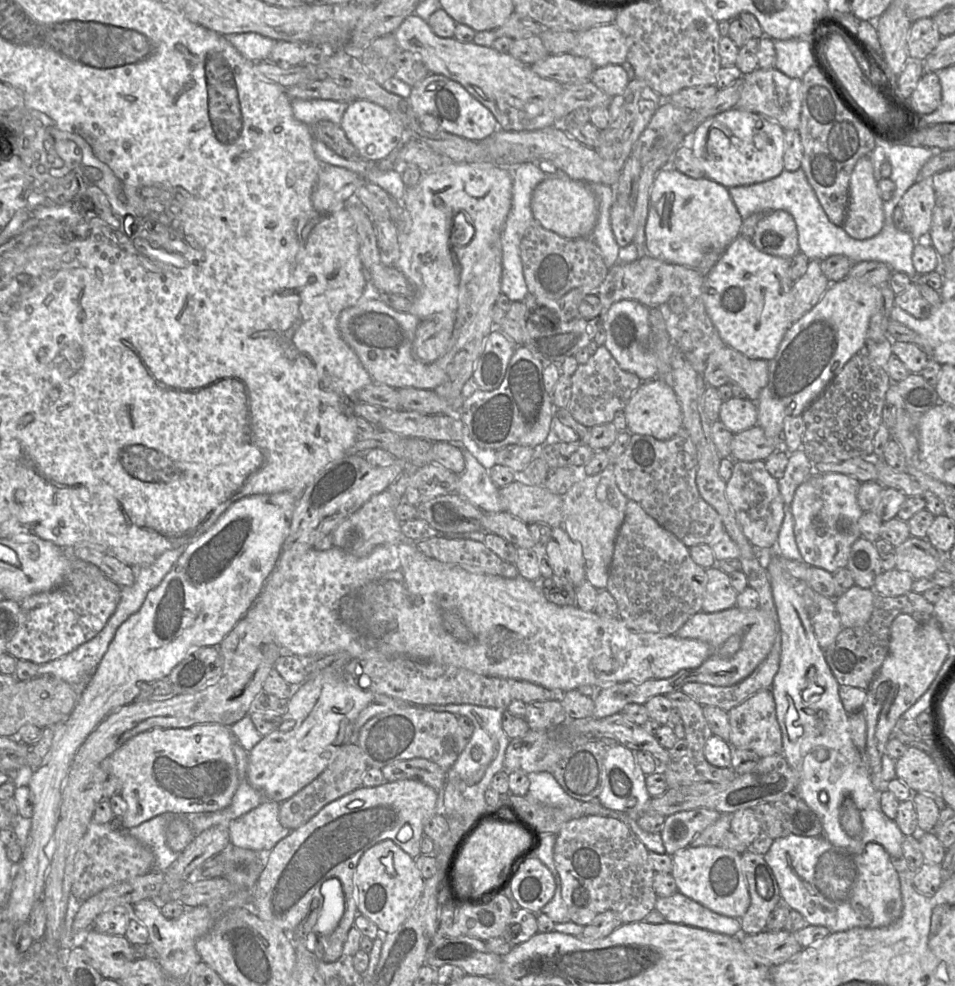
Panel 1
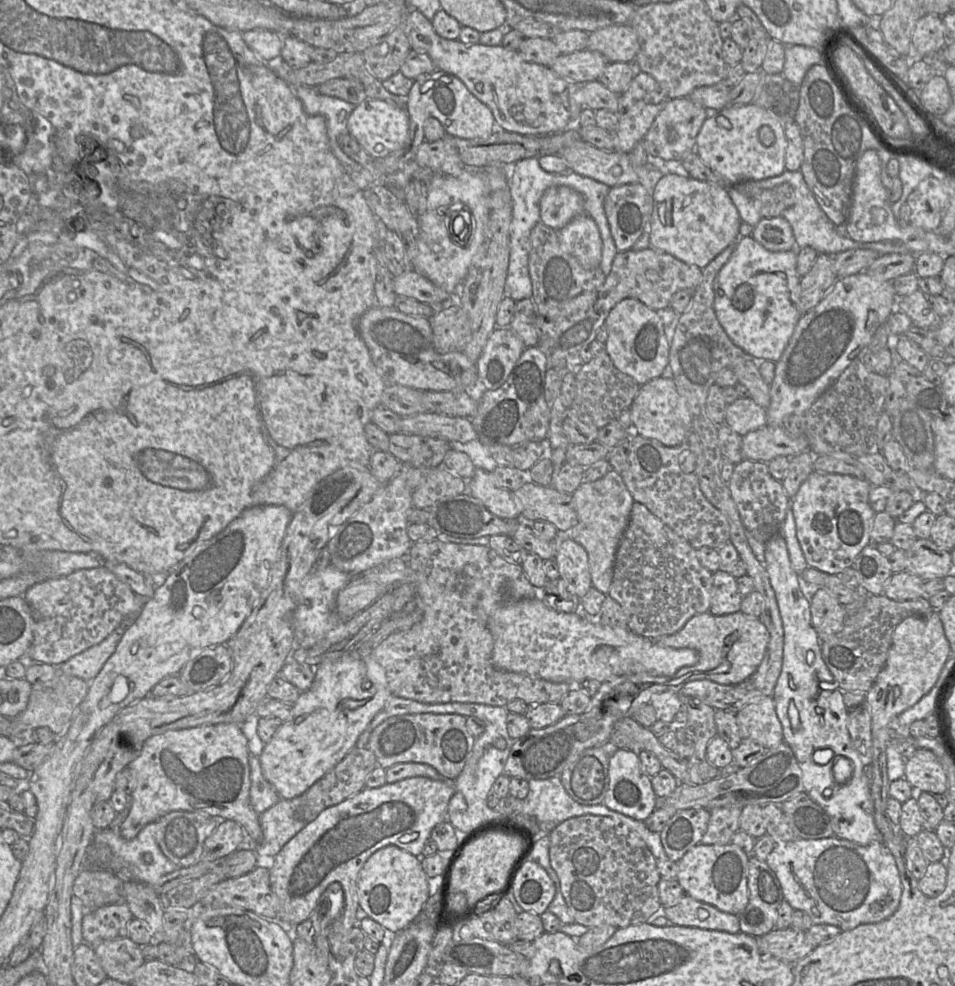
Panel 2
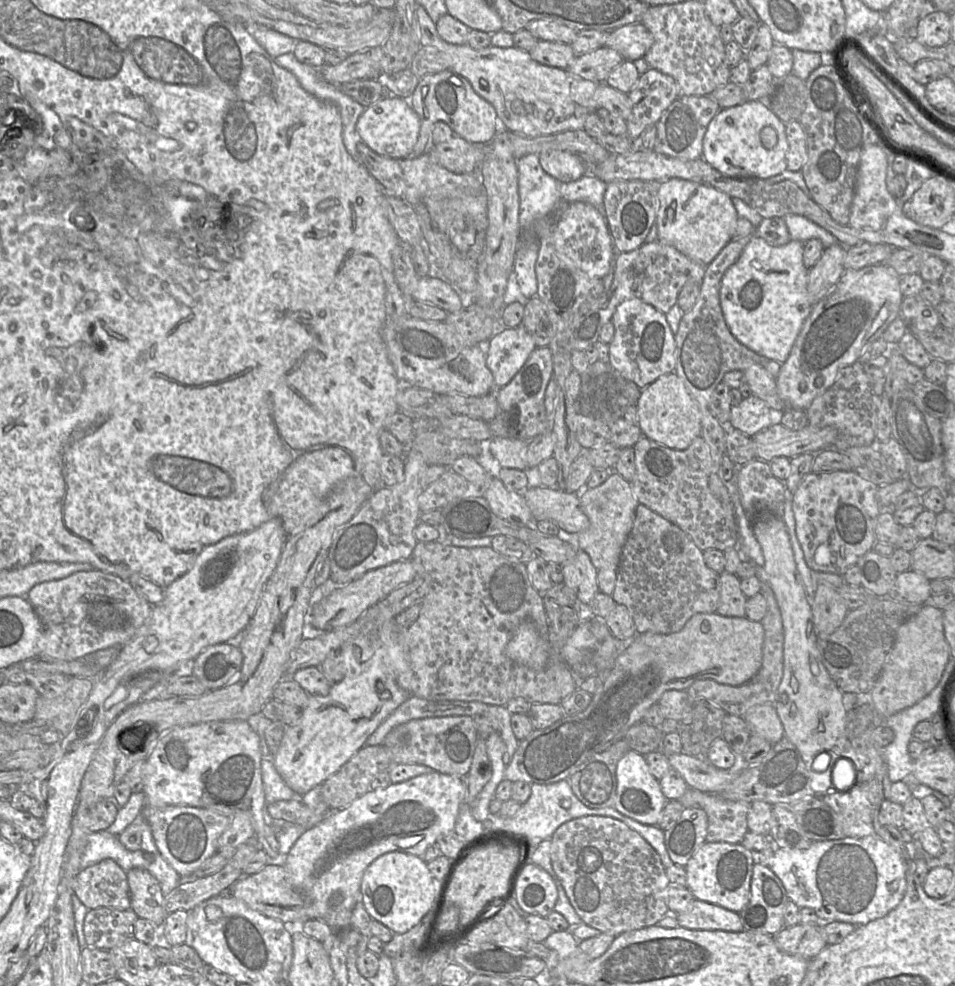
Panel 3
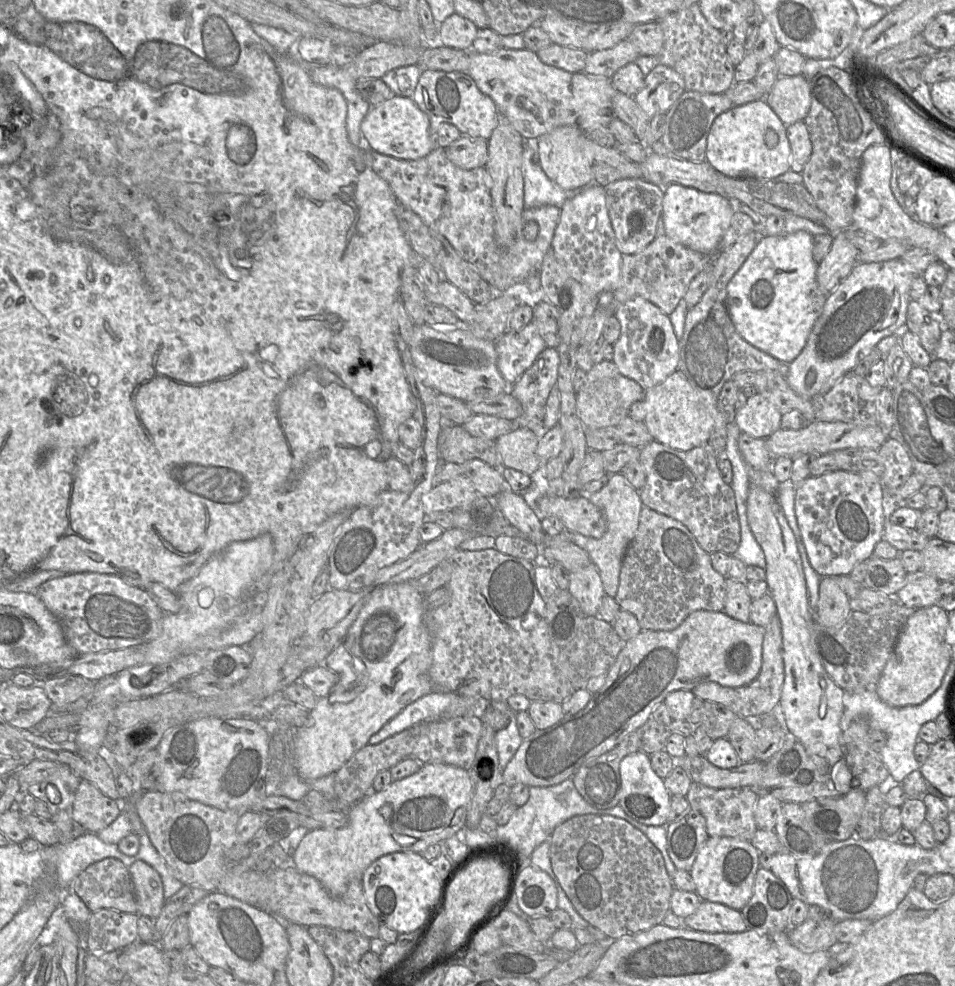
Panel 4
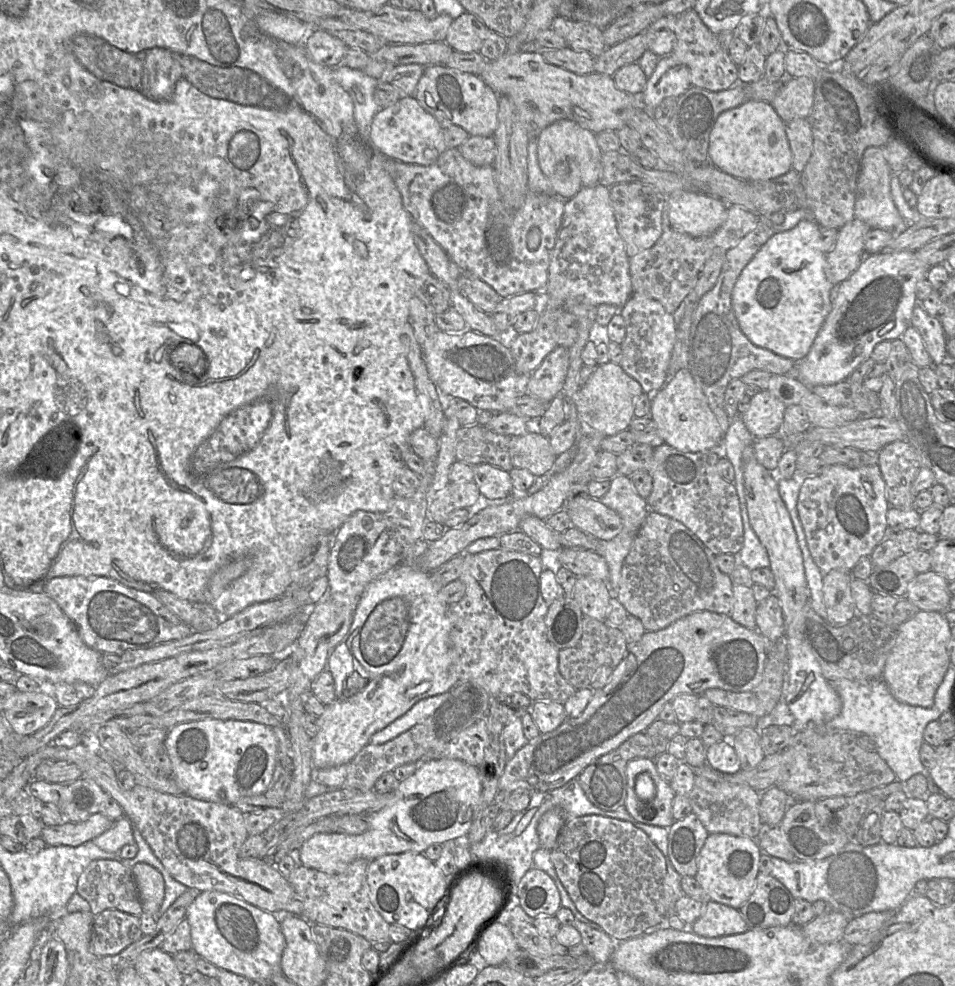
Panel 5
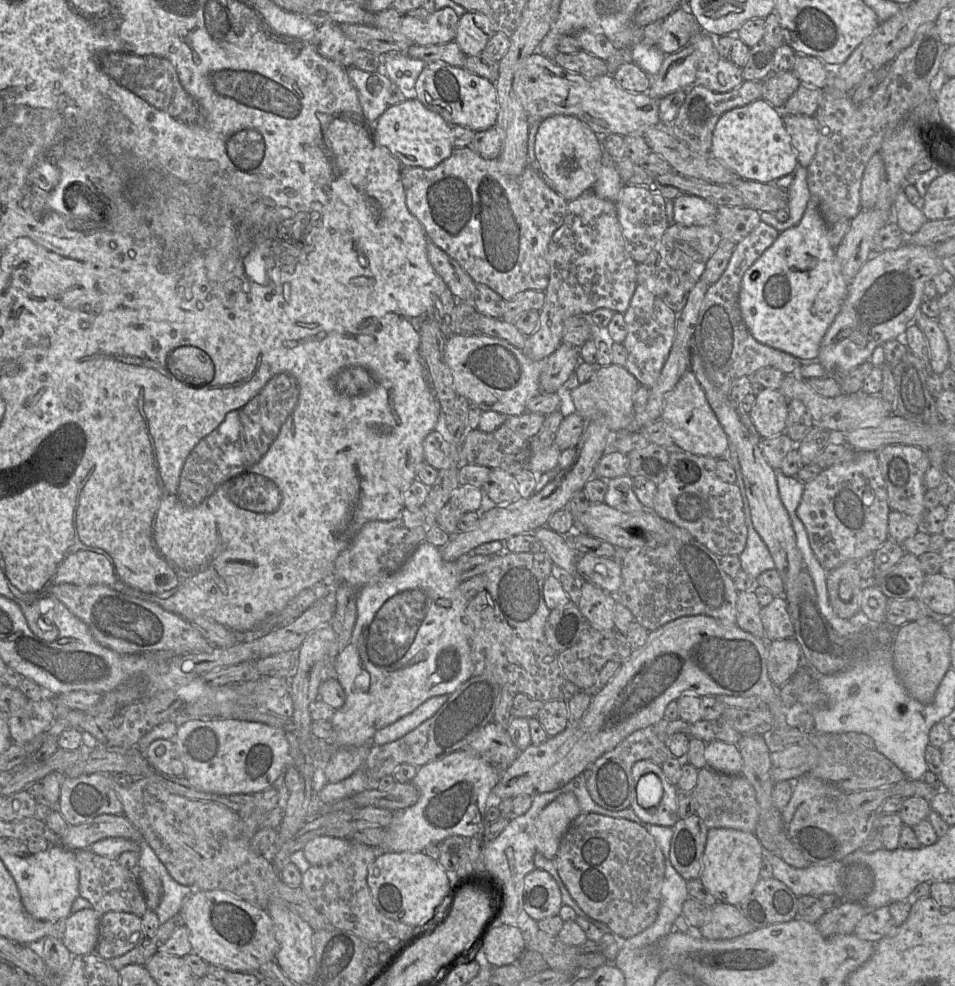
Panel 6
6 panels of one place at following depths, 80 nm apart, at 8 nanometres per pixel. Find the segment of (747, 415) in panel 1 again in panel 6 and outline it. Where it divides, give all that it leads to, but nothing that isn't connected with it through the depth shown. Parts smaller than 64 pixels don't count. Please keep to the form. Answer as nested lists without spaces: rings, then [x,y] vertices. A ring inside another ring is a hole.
[[[764,388],[755,399],[749,412],[758,435],[770,438],[784,433],[789,400],[779,389]]]

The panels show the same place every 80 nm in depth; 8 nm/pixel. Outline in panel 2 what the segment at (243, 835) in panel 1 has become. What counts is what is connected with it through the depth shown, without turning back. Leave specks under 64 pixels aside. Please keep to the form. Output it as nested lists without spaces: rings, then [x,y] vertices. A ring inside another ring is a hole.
[[[280,799],[274,806],[259,814],[263,840],[256,844],[246,837],[240,849],[254,850],[257,855],[275,857],[282,847],[308,823],[303,820],[303,799]]]

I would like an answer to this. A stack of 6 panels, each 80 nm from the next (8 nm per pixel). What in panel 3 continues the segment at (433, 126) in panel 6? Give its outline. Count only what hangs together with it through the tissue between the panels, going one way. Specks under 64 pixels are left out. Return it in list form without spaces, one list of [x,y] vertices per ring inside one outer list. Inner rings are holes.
[[[386,95],[367,107],[356,123],[356,132],[364,144],[379,155],[403,159],[407,158],[419,136],[420,118],[409,100],[393,95]]]

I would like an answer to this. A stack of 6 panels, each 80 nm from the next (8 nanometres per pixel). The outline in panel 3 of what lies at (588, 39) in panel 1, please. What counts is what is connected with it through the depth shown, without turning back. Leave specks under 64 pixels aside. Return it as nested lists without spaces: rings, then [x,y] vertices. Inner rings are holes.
[[[635,23],[609,32],[605,47],[616,50],[624,60],[634,61],[643,58],[653,43],[650,31],[642,23]]]

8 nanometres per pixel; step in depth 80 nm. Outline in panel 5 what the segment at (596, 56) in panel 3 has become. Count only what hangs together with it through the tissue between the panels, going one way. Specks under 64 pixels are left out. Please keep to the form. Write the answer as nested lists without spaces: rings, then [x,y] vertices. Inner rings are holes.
[[[646,32],[620,42],[607,49],[596,58],[594,73],[613,76],[617,70],[630,63],[638,63],[646,52],[650,51]]]

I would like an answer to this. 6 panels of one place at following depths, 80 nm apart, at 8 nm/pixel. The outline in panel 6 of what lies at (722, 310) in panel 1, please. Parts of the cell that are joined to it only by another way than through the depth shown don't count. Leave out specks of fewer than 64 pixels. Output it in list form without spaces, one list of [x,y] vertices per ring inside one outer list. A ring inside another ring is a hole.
[[[811,196],[800,222],[779,233],[774,243],[745,272],[741,282],[741,314],[753,337],[801,361],[817,361],[822,339],[839,313],[848,291],[848,282],[841,273],[828,230],[829,225],[820,213],[818,201]]]

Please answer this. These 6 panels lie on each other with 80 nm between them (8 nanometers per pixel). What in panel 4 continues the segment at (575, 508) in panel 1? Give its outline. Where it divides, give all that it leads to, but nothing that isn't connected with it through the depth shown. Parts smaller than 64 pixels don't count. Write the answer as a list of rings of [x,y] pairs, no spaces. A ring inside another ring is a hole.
[[[621,473],[610,474],[608,483],[599,491],[589,493],[587,499],[602,512],[607,522],[607,530],[599,539],[586,537],[579,533],[570,533],[570,540],[588,552],[600,574],[605,593],[614,598],[619,586],[622,561],[630,542],[636,535],[643,503],[639,491],[635,490]]]

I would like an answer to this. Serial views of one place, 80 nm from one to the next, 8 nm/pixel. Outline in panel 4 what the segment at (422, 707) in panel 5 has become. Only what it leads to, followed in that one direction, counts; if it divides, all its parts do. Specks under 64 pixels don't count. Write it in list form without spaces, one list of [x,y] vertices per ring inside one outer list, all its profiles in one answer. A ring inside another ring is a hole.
[[[431,692],[408,704],[399,714],[372,735],[368,744],[376,745],[419,723],[443,719],[447,710],[458,703],[460,696],[453,692]]]

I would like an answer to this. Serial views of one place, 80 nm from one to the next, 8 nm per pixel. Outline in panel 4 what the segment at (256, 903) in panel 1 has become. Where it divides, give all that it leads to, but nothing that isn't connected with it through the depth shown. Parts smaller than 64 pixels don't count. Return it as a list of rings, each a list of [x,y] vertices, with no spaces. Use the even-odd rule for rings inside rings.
[[[444,763],[421,764],[415,774],[393,781],[382,791],[371,791],[346,810],[349,822],[342,828],[316,828],[303,837],[293,855],[294,866],[318,879],[334,897],[342,896],[349,883],[361,879],[366,868],[383,855],[393,852],[422,853],[432,844],[454,836],[466,826],[473,786],[467,770]]]

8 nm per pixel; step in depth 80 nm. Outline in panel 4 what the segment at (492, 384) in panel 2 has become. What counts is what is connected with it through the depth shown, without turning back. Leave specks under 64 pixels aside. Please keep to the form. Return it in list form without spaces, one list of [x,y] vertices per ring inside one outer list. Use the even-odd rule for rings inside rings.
[[[534,322],[519,331],[508,329],[495,341],[499,372],[508,384],[513,384],[546,347]]]

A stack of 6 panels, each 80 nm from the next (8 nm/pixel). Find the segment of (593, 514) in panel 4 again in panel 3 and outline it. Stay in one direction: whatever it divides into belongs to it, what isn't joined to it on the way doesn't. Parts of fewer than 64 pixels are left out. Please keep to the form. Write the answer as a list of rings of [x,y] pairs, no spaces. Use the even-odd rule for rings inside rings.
[[[534,487],[526,488],[522,495],[536,521],[553,520],[569,533],[582,532],[590,525],[581,509],[579,493],[556,487]]]

